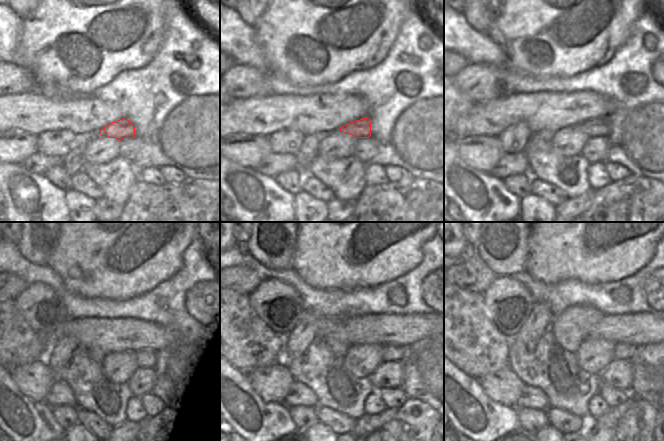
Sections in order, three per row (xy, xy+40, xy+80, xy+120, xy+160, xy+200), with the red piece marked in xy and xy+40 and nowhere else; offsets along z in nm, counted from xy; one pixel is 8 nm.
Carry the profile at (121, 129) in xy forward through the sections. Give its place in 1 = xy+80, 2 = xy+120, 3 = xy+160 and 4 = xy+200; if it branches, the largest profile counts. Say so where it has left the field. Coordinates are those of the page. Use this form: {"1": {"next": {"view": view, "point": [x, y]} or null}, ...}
{"1": {"next": {"view": "xy+80", "point": [592, 128]}}, "2": {"next": {"view": "xy+120", "point": [145, 358]}}, "3": {"next": {"view": "xy+160", "point": [392, 353]}}, "4": {"next": {"view": "xy+200", "point": [622, 351]}}}

